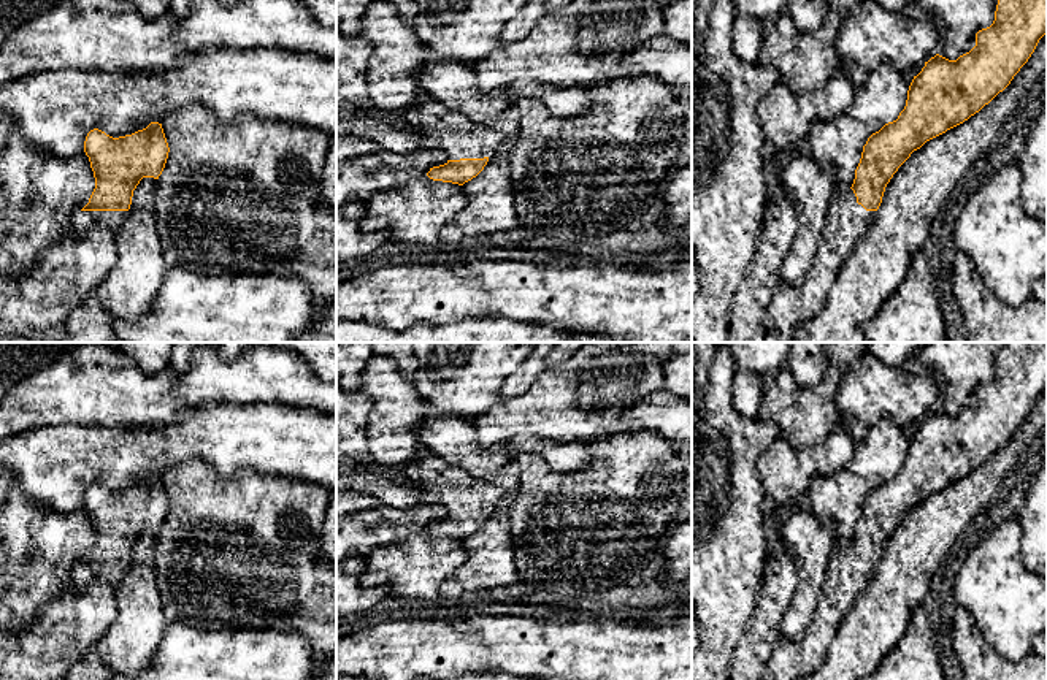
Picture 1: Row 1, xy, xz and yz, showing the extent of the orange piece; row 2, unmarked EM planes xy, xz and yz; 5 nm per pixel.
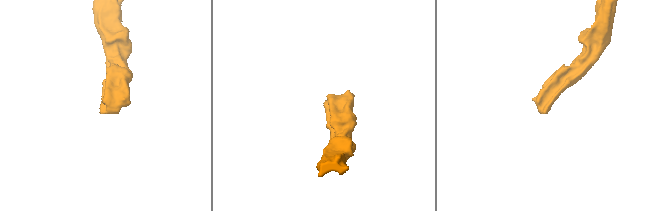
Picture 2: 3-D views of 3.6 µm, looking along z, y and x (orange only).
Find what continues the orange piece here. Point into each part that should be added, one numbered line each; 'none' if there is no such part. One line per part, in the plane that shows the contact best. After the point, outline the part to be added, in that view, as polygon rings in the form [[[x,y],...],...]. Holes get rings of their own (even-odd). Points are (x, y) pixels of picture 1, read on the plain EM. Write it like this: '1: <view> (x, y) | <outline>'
1: xy (83, 576) | [[[76,566],[73,571],[73,583],[82,591],[90,583],[102,582],[116,591],[127,569],[128,566]]]

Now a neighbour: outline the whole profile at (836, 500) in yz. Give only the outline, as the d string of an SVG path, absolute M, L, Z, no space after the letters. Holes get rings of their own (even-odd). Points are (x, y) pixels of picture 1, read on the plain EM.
M890 418L868 426L866 437L855 445L850 463L838 472L811 480L809 507L834 534L852 542L868 493L898 474L906 461L909 437Z

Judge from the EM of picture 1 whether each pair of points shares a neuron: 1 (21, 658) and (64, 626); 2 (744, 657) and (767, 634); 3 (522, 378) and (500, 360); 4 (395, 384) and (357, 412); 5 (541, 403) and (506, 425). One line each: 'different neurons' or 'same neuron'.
1: same neuron
2: same neuron
3: different neurons
4: different neurons
5: same neuron

